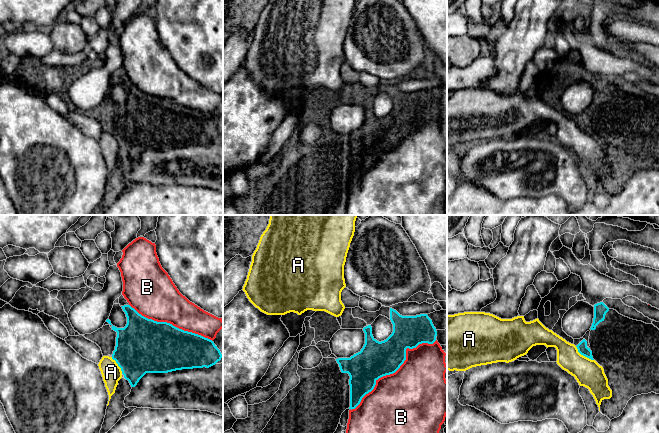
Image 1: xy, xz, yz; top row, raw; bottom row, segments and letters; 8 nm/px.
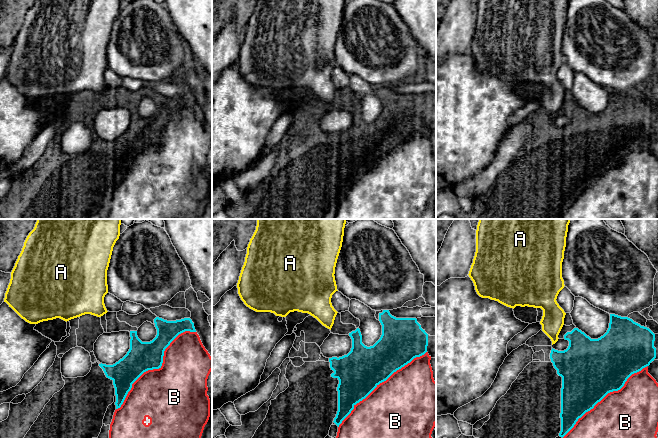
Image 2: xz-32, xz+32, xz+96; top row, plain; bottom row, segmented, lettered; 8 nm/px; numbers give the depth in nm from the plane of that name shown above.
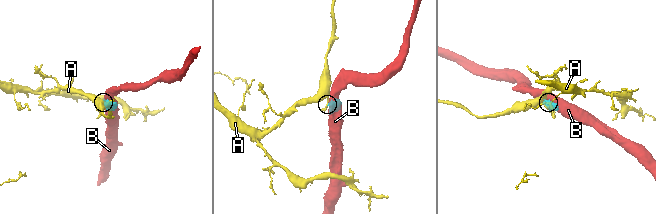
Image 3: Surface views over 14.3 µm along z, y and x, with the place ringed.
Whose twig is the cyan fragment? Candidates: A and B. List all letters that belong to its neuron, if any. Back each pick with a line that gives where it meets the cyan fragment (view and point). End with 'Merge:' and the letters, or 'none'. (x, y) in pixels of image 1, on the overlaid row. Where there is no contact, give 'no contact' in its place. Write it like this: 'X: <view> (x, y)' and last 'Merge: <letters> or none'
Merge: none

